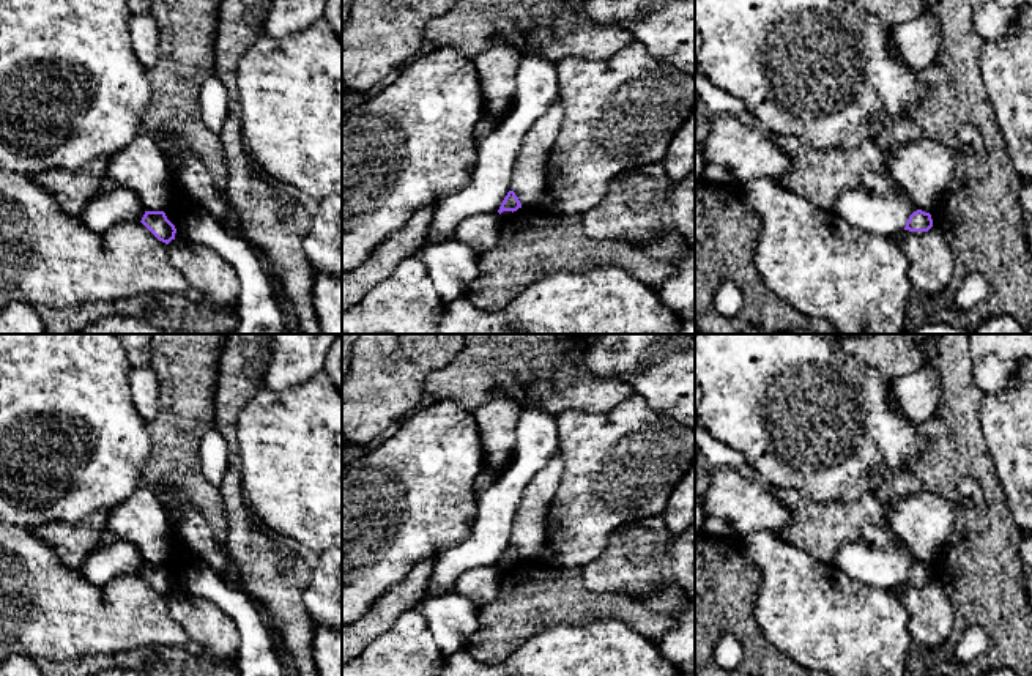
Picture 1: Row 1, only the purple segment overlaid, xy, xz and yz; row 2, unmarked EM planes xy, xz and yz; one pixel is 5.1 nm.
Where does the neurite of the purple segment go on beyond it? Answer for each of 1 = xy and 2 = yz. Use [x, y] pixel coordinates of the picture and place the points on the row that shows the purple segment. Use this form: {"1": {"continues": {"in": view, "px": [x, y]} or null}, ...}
{"1": {"continues": null}, "2": {"continues": null}}

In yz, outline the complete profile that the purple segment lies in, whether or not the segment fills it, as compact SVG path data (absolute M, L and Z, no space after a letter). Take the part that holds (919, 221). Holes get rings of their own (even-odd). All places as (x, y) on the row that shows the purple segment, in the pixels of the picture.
M917 210L909 216L904 230L928 232L931 227L933 227L931 214L922 210Z

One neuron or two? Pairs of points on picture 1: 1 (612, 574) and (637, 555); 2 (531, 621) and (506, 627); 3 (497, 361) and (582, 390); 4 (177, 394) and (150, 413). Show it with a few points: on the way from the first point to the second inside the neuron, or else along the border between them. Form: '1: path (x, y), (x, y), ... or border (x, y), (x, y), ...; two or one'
1: path (618, 569), (623, 569), (631, 561); one
2: path (525, 621), (512, 621); one
3: path (517, 361), (541, 361), (561, 382); one
4: border (153, 372), (158, 382), (158, 415), (147, 424); two

